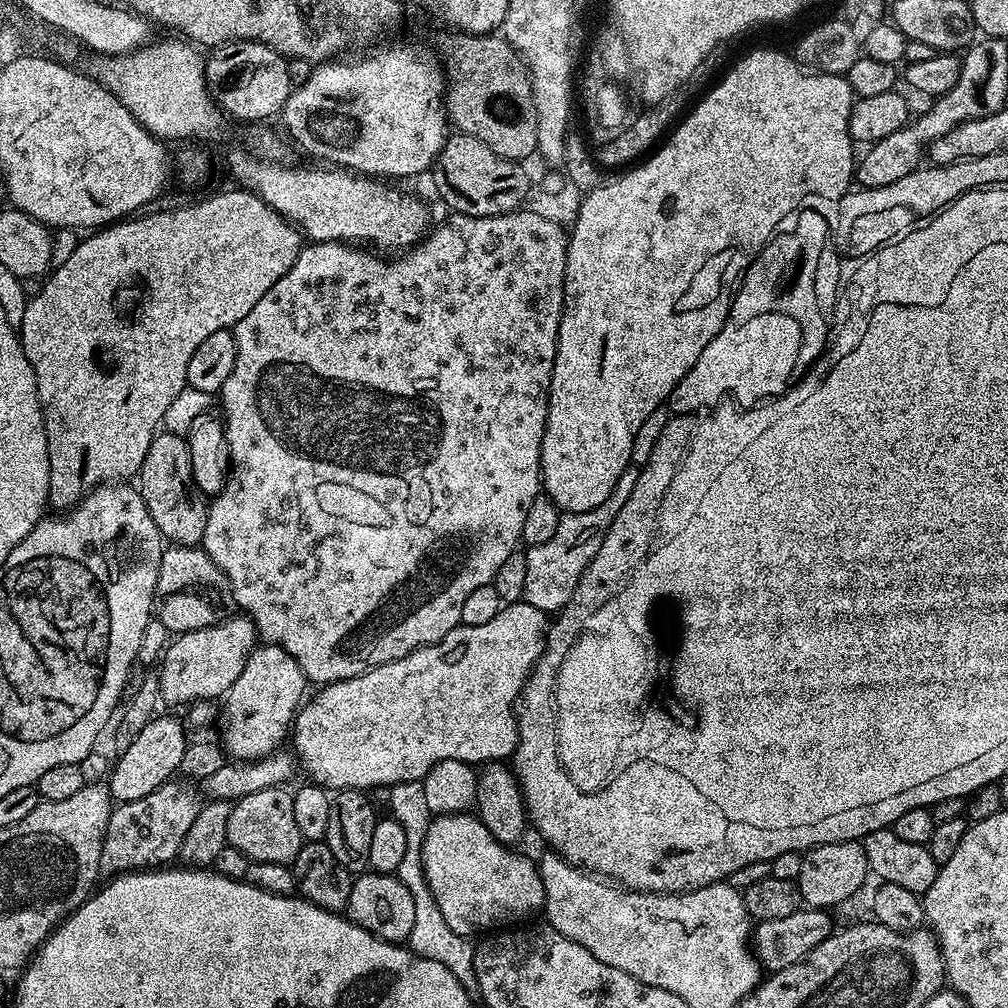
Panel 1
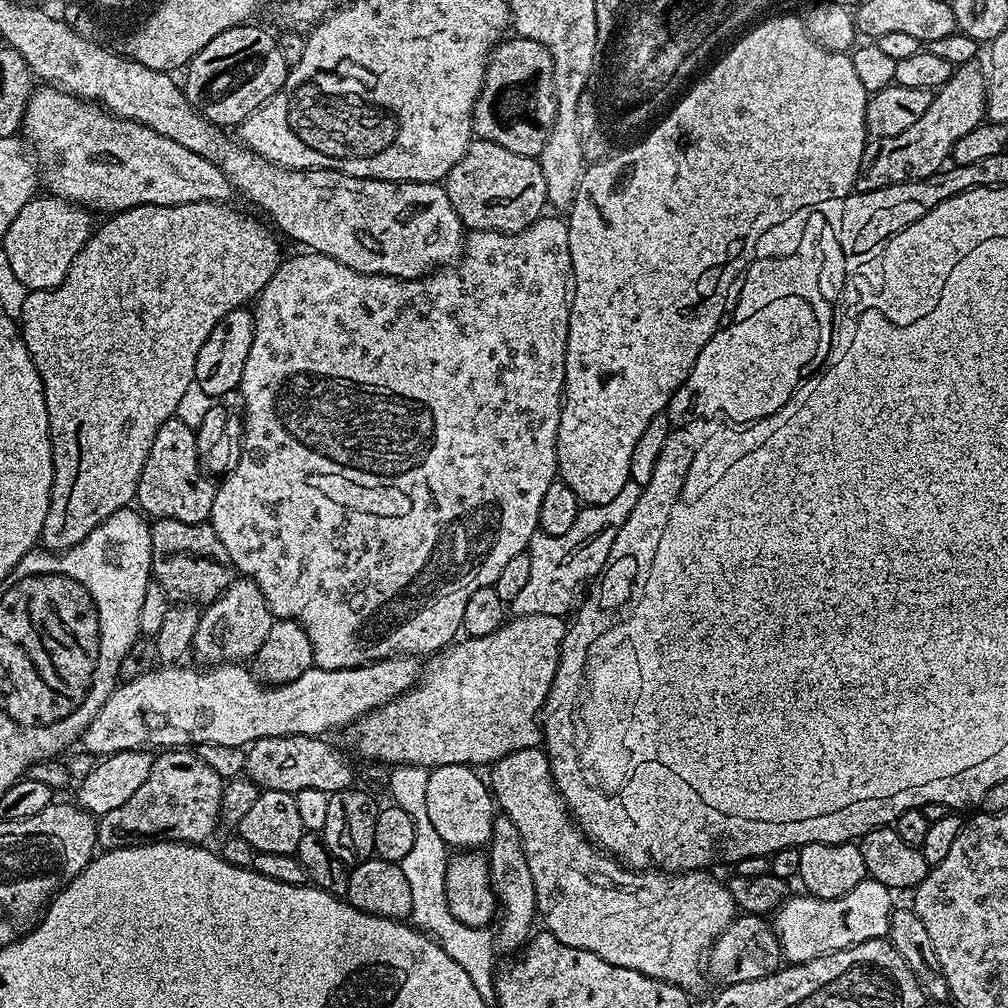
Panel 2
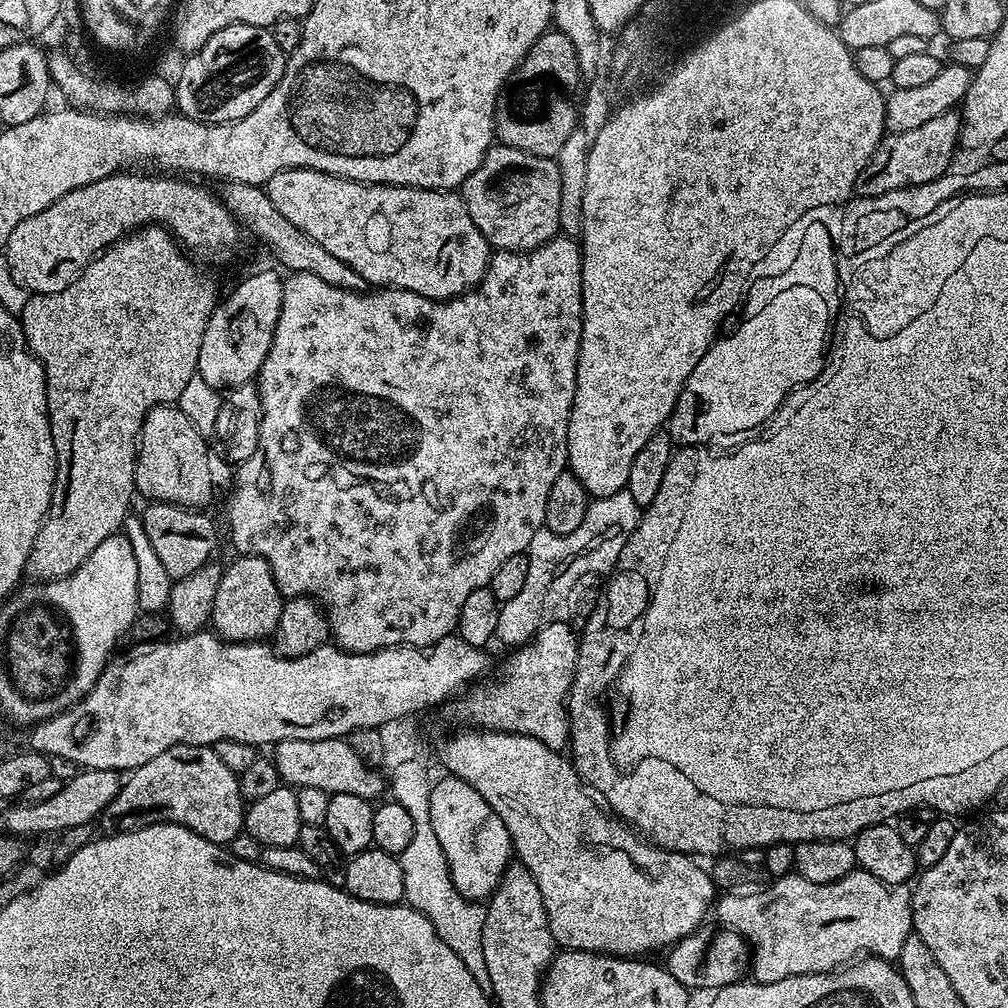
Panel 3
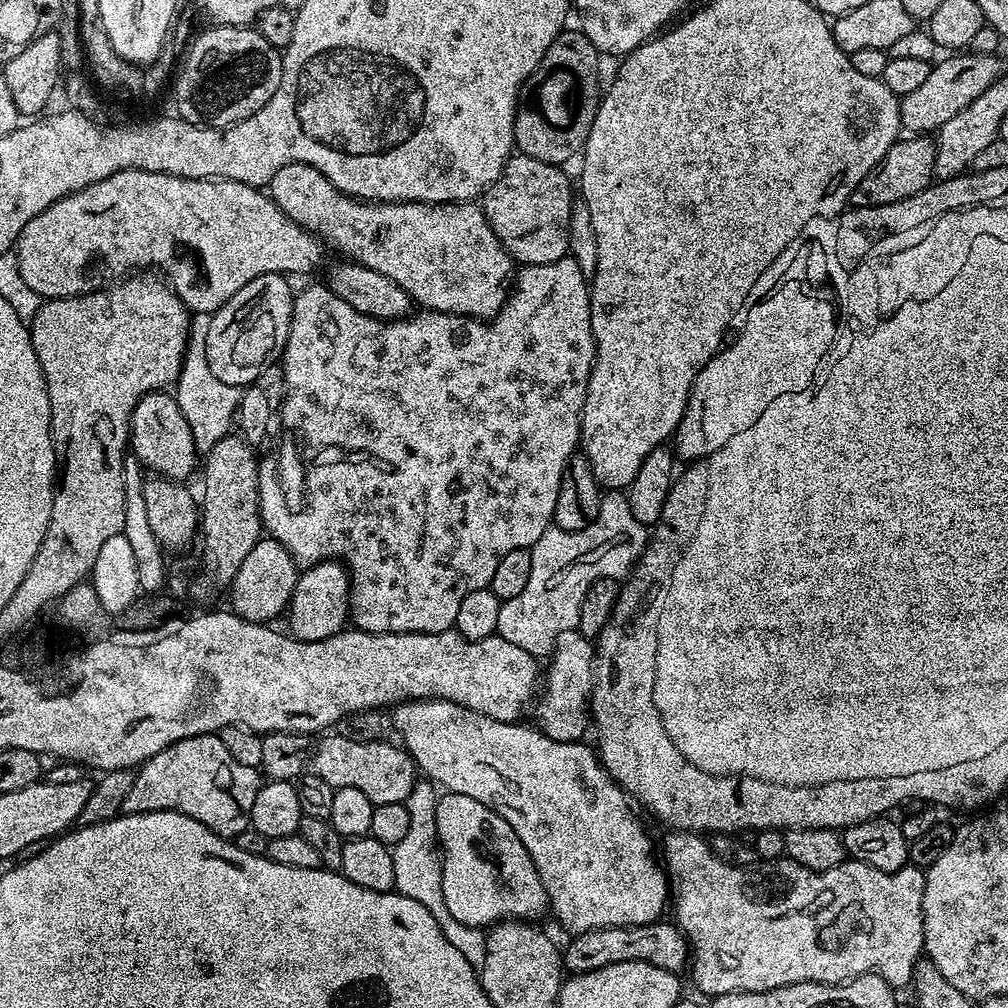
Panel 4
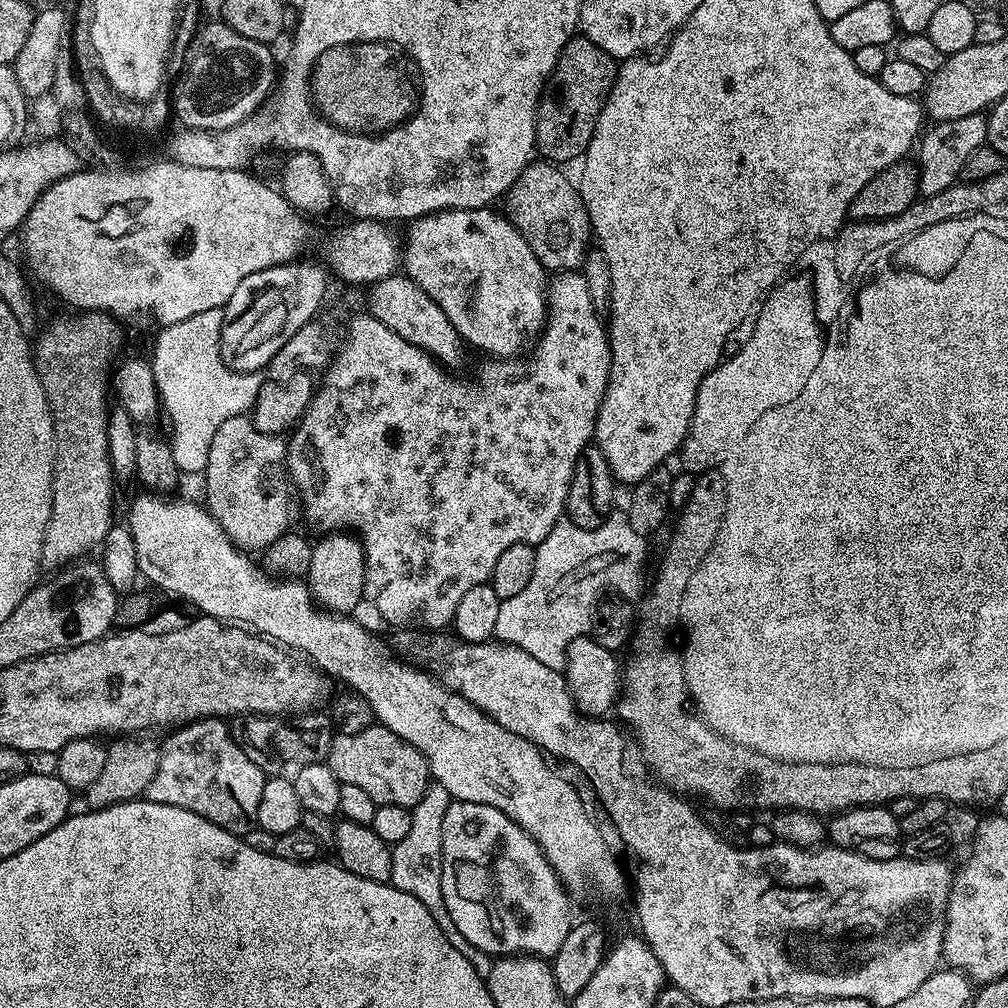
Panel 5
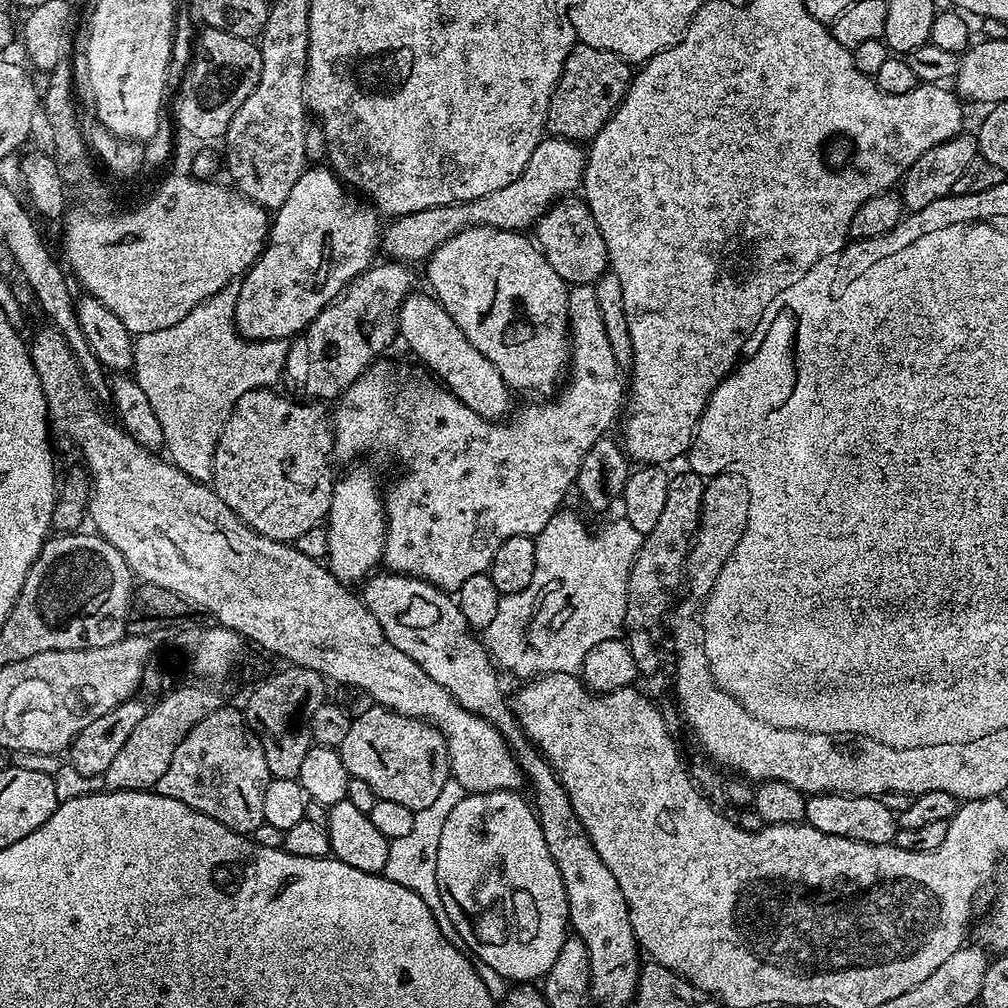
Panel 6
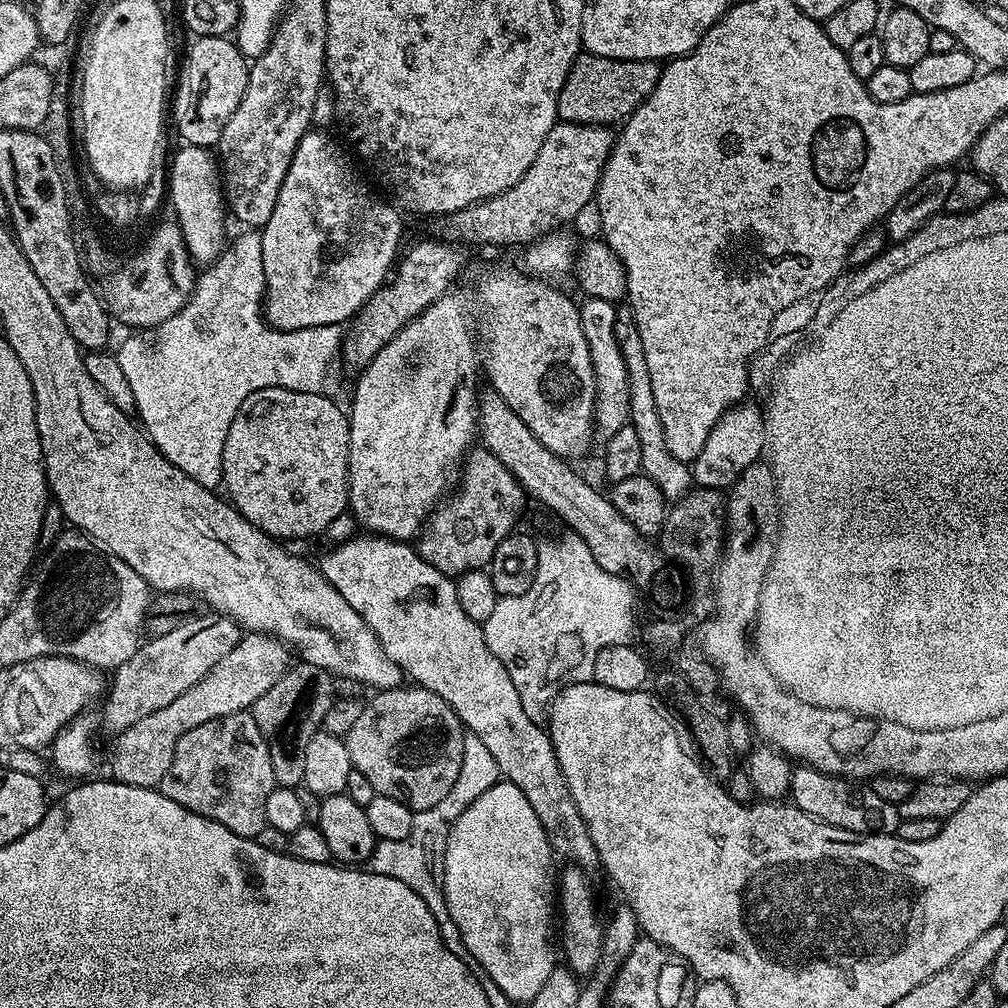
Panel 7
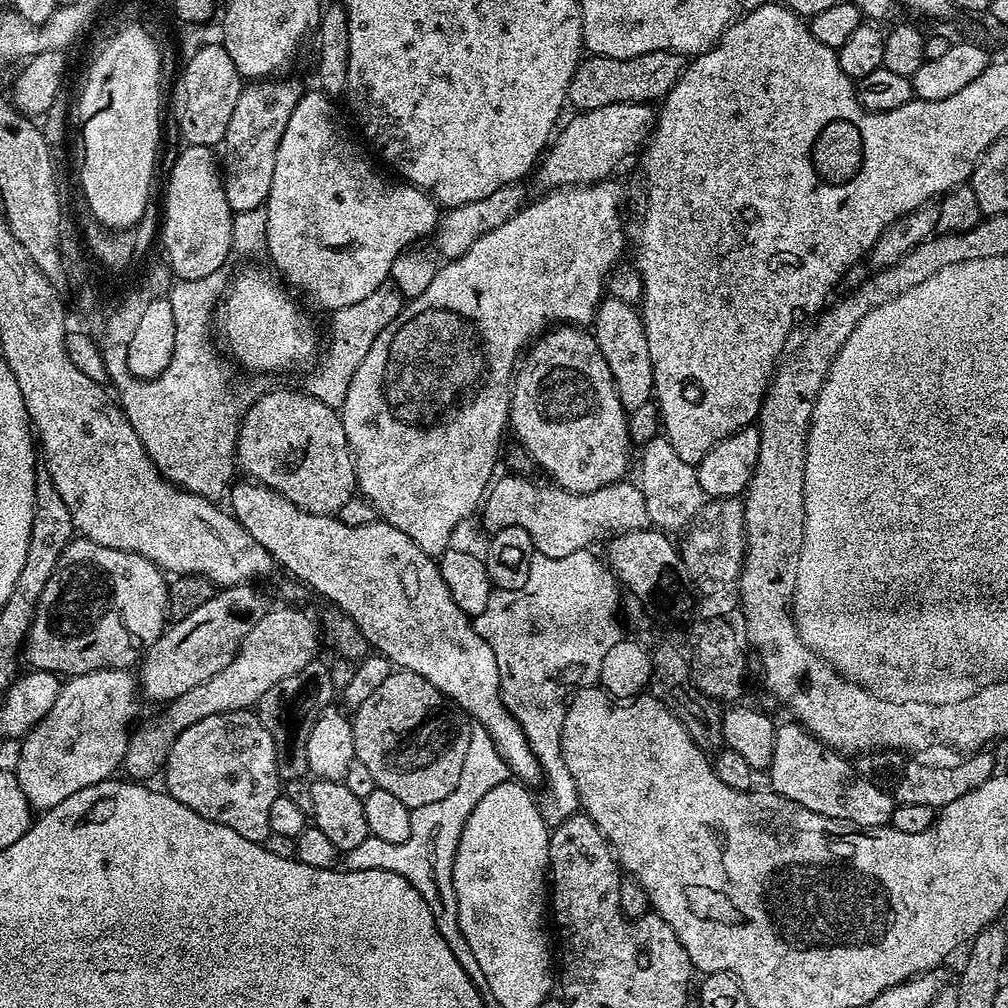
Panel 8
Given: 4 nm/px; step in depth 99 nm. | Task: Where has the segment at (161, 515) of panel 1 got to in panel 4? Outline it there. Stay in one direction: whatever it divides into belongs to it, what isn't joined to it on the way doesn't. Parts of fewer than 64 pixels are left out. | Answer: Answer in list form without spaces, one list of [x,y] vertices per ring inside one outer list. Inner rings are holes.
[[[171,391],[147,392],[138,406],[134,406],[130,425],[130,452],[149,473],[167,476],[169,480],[184,482],[195,468],[197,471],[198,453],[194,434],[190,434],[190,422],[186,422],[186,414],[182,414]]]

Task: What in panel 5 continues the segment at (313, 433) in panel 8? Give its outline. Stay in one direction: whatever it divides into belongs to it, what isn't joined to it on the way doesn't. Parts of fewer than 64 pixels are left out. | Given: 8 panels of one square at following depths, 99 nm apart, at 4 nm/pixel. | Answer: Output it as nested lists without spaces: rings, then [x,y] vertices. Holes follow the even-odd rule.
[[[248,414],[226,418],[226,422],[222,422],[222,426],[214,434],[214,442],[210,442],[210,458],[202,473],[204,496],[208,499],[206,507],[236,547],[243,548],[249,554],[267,550],[274,541],[282,538],[284,532],[293,527],[294,488],[286,471],[287,459],[288,445],[285,437],[262,434],[262,430],[254,426],[252,417]]]

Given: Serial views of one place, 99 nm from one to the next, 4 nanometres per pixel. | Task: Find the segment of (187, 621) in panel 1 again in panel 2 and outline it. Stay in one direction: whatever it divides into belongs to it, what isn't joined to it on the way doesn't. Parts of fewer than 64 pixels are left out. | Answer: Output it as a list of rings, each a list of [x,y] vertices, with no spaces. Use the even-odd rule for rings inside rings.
[[[156,520],[152,529],[152,574],[169,597],[180,602],[207,606],[229,588],[234,569],[226,554],[226,546],[218,542],[211,523],[191,524],[177,520]]]

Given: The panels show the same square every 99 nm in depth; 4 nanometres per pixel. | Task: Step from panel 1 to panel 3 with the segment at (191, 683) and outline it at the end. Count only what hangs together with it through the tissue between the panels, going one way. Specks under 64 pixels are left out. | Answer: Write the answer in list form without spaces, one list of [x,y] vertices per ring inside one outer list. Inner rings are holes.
[[[240,554],[235,558],[237,560],[220,573],[210,624],[217,635],[232,643],[259,643],[275,633],[278,618],[282,618],[285,597],[281,596],[274,574],[261,556]]]

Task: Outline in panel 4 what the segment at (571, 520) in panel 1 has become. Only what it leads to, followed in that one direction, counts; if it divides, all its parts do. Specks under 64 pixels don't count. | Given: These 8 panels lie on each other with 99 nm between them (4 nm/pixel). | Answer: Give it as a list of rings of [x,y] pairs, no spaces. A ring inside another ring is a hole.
[[[612,490],[601,495],[598,518],[590,526],[577,532],[567,532],[549,526],[542,534],[542,538],[538,538],[538,542],[530,549],[532,553],[530,579],[522,589],[522,594],[518,594],[518,598],[503,601],[500,605],[496,635],[506,638],[506,642],[514,642],[514,646],[522,646],[522,650],[526,650],[531,656],[547,657],[556,646],[558,634],[566,634],[566,630],[581,627],[580,611],[584,608],[583,600],[588,596],[588,587],[598,583],[599,580],[618,579],[619,581],[625,574],[631,573],[633,565],[645,553],[649,538],[650,534],[646,526],[638,522],[638,518],[634,518],[628,497],[620,490]],[[622,542],[626,549],[620,548],[619,544]]]

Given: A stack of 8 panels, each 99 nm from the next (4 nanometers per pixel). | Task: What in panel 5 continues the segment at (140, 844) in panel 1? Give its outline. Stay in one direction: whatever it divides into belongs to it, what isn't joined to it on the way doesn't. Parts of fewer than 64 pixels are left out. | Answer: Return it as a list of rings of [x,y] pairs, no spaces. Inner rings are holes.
[[[204,716],[169,732],[172,733],[162,742],[158,774],[146,786],[144,796],[150,802],[190,810],[241,838],[258,827],[258,802],[262,799],[266,774],[238,746],[229,721]]]

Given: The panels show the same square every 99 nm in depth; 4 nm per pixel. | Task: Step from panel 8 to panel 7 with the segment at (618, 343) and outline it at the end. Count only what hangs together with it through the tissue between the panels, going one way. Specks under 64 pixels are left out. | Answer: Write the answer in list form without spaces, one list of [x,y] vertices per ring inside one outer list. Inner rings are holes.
[[[587,297],[579,305],[582,326],[586,334],[586,342],[590,346],[592,365],[596,375],[596,415],[594,417],[594,432],[597,437],[607,438],[614,434],[614,430],[622,430],[622,426],[629,423],[630,414],[630,378],[626,374],[626,362],[622,358],[622,350],[618,350],[618,338],[614,338],[614,318],[616,317],[617,305],[611,300]]]

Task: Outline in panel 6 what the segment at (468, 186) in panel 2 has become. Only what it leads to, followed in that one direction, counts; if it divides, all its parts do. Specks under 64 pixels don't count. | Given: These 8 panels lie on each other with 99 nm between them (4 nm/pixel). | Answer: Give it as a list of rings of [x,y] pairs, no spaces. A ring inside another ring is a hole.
[[[580,198],[557,200],[548,213],[534,226],[535,243],[543,252],[546,262],[558,270],[558,278],[562,278],[569,286],[578,284],[595,285],[596,281],[609,271],[606,242],[598,230],[598,222],[594,222],[594,214],[590,214],[587,204]]]

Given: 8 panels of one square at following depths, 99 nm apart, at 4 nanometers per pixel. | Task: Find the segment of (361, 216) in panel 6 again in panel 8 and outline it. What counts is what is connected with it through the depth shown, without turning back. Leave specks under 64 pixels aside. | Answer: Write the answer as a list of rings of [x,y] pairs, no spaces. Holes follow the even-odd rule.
[[[308,90],[303,93],[301,100],[294,108],[293,114],[290,115],[289,122],[286,123],[285,133],[282,134],[282,140],[278,144],[274,178],[270,185],[266,203],[268,210],[268,217],[266,218],[266,242],[268,243],[266,256],[272,259],[273,266],[281,272],[279,275],[289,289],[295,290],[301,297],[304,295],[310,303],[325,308],[325,313],[328,314],[342,310],[346,306],[354,306],[354,302],[362,302],[362,298],[366,298],[366,294],[374,294],[374,290],[378,290],[378,286],[382,286],[389,279],[394,260],[409,246],[415,245],[412,244],[415,240],[420,240],[423,236],[431,237],[435,233],[438,221],[442,216],[441,209],[429,193],[407,182],[391,184],[390,181],[383,180],[376,173],[375,166],[364,157],[363,150],[352,141],[351,134],[344,129],[343,122],[336,117],[336,108],[332,104],[335,104],[333,97],[325,96],[319,90],[313,90],[313,92]]]

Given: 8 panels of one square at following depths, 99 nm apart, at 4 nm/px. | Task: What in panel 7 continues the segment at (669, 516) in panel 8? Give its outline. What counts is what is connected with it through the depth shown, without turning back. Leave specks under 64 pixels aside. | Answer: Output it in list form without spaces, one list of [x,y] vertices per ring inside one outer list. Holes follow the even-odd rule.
[[[620,306],[614,318],[614,338],[618,338],[618,350],[626,362],[626,374],[630,378],[630,414],[629,421],[638,430],[638,442],[642,442],[642,462],[640,472],[662,490],[664,499],[675,502],[686,495],[693,487],[691,467],[685,461],[674,458],[666,446],[666,436],[662,430],[662,418],[658,414],[658,402],[654,402],[654,386],[650,383],[650,369],[646,366],[646,350],[642,350],[642,334],[638,334],[636,319],[632,309]]]

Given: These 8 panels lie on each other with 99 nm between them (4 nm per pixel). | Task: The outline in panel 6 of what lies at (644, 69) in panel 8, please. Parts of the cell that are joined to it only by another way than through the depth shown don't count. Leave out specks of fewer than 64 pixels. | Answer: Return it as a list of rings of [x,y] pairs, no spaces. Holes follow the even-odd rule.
[[[578,42],[566,58],[562,74],[550,98],[547,131],[563,140],[590,142],[596,137],[598,130],[606,126],[622,98],[628,93],[633,75],[633,65],[618,54]]]

